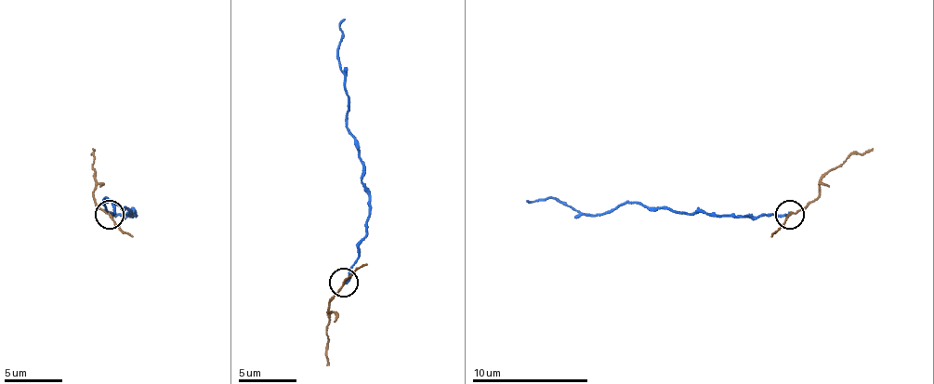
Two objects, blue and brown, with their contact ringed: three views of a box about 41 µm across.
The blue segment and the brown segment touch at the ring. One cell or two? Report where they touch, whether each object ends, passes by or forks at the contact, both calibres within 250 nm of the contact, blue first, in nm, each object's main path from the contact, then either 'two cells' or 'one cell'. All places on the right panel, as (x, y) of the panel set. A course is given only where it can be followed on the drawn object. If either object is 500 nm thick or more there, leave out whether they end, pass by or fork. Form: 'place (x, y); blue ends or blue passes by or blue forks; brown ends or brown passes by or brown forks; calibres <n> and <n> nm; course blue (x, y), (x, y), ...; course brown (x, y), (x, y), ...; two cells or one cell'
place (789, 215); blue ends; brown passes by; calibres 220 and 160 nm; course blue (790, 214), (741, 217), (653, 208), (633, 202), (601, 214), (581, 214), (560, 202), (526, 202); course brown (790, 214), (810, 202), (831, 170), (872, 147); two cells

